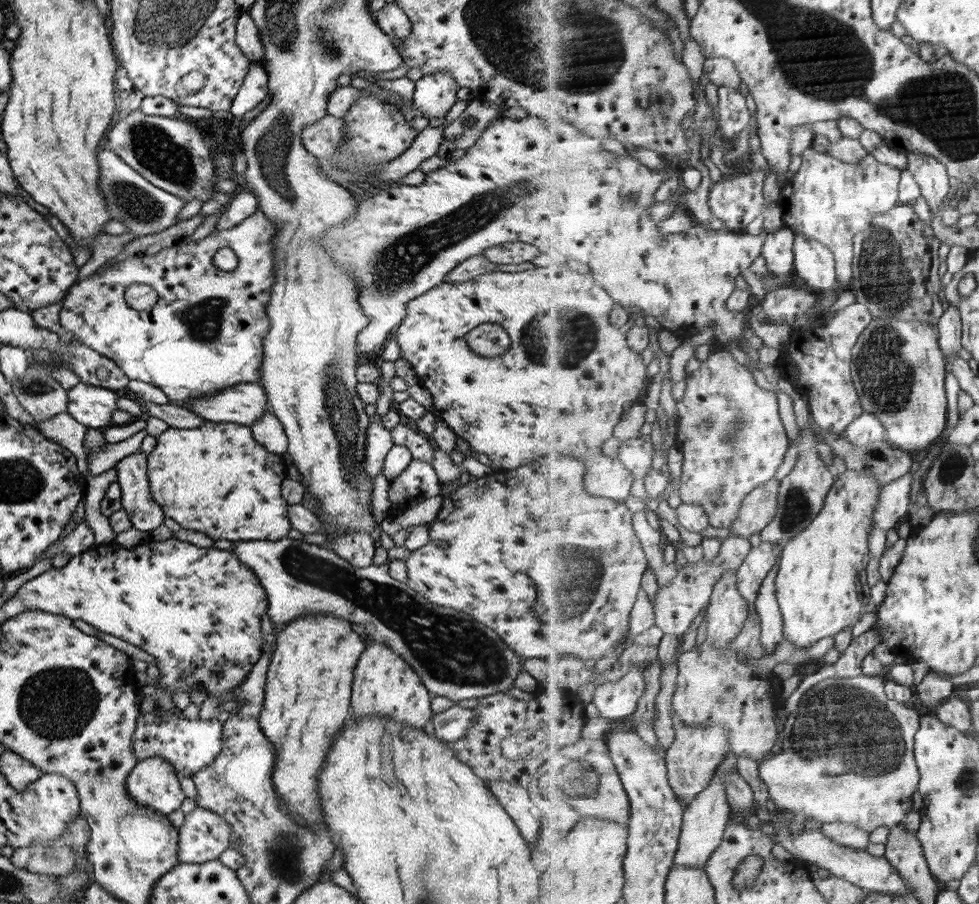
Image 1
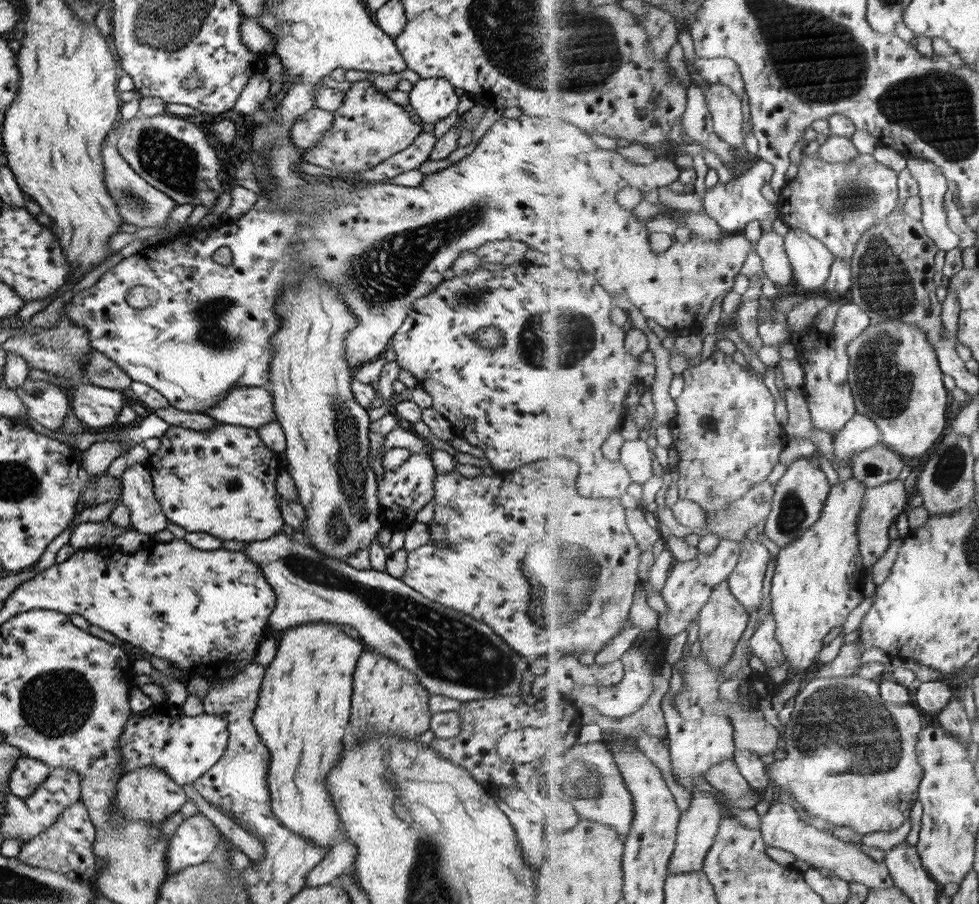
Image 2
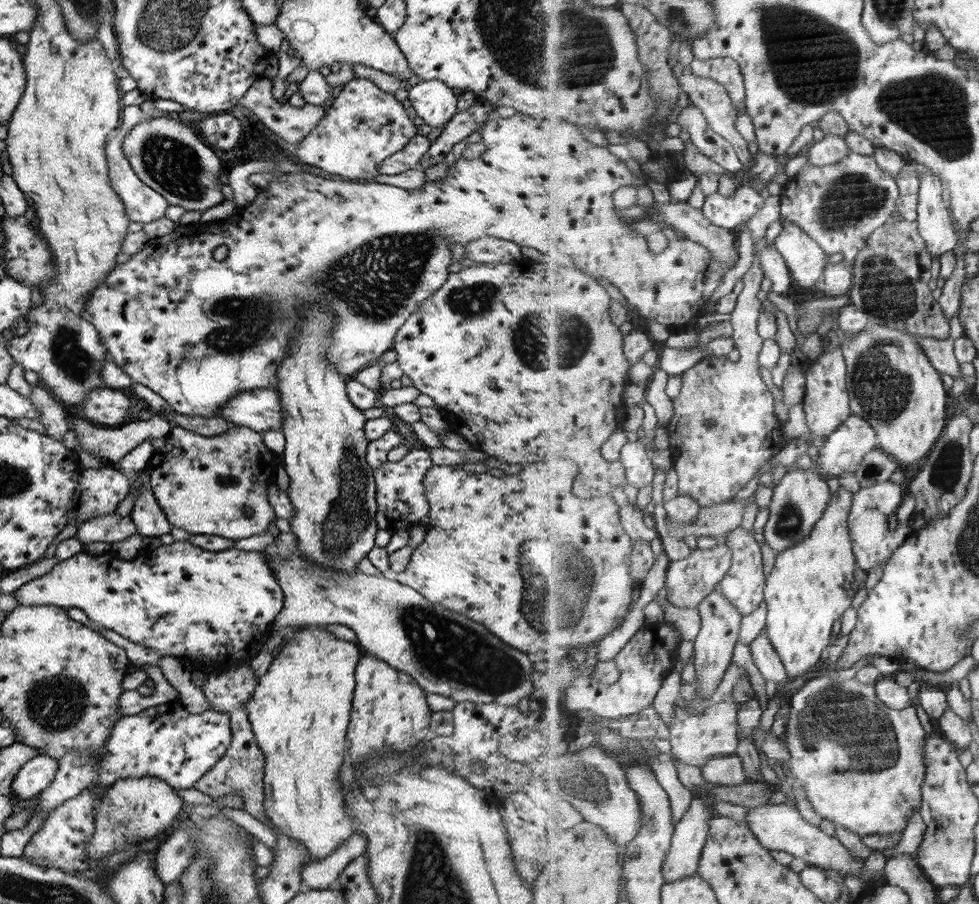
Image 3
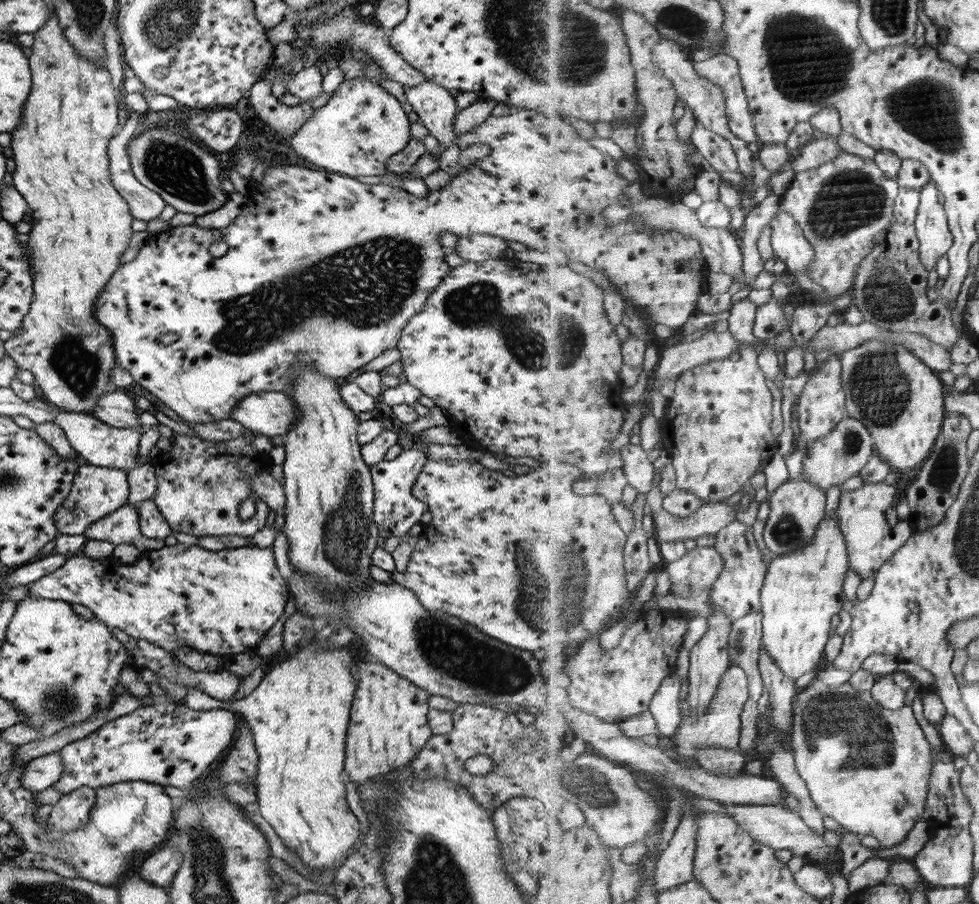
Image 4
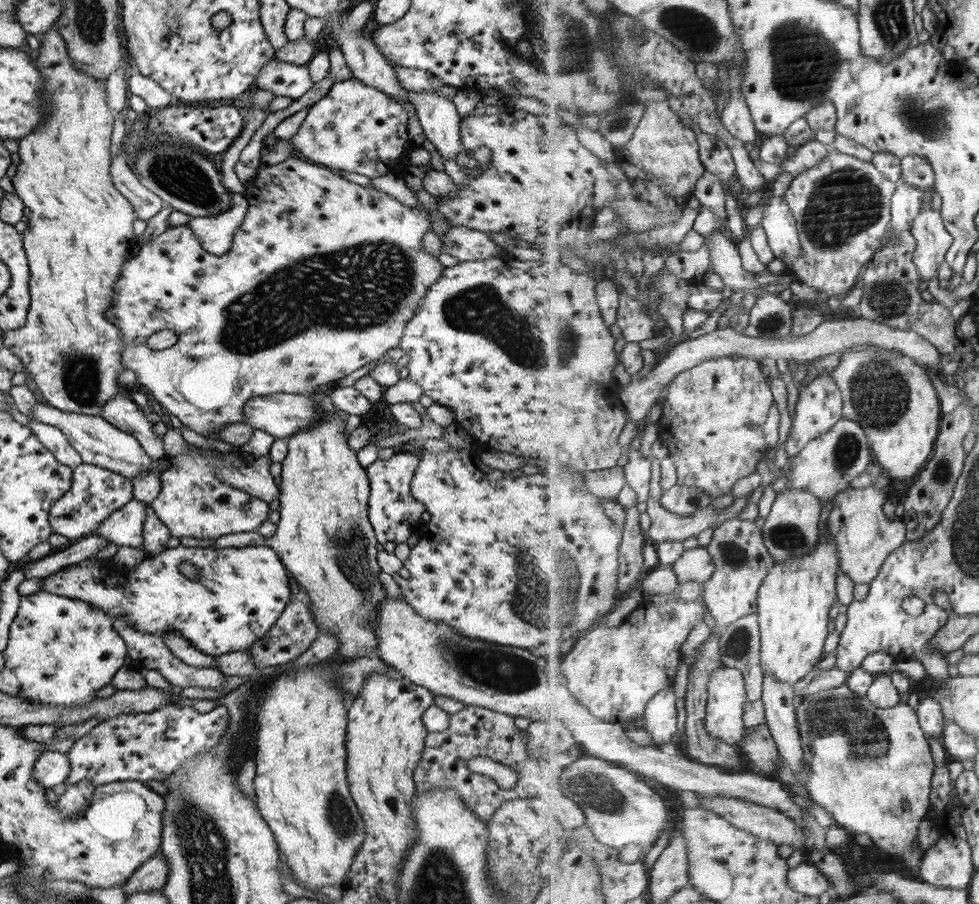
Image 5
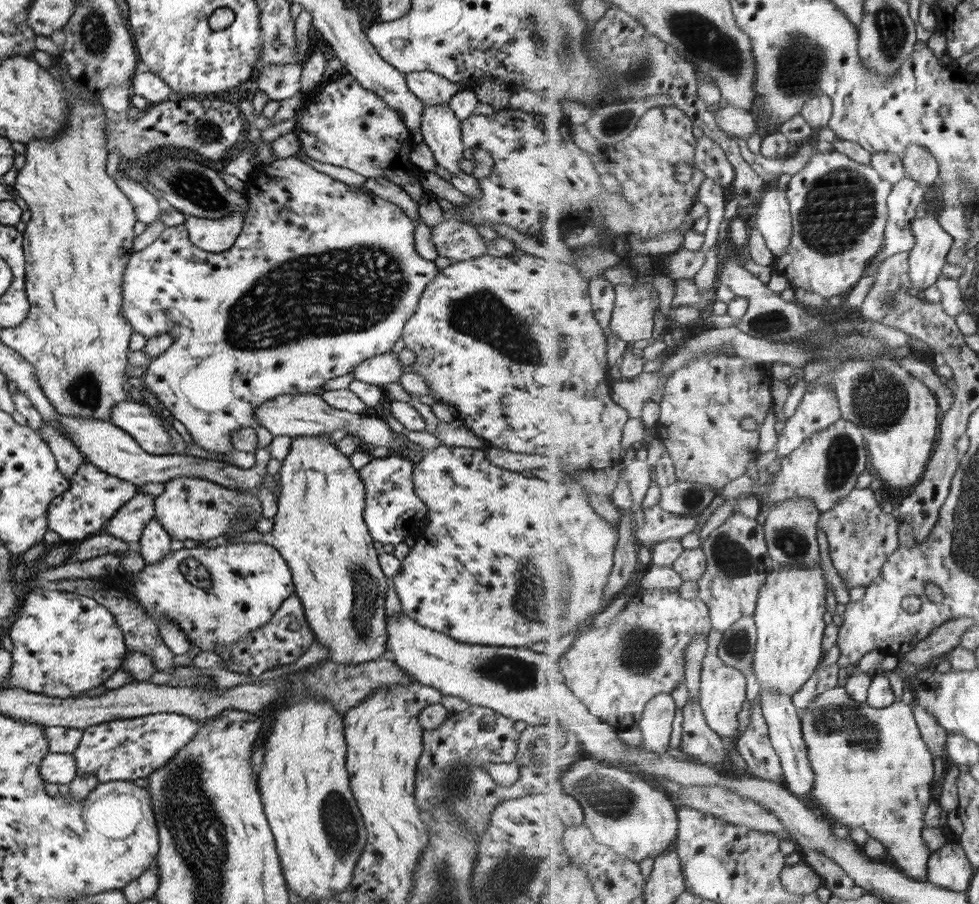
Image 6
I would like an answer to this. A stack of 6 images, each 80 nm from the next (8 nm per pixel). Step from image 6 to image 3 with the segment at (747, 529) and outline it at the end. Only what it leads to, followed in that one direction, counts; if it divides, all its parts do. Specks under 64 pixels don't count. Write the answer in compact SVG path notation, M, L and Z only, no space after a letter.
M741 527L722 540L733 549L734 557L729 572L717 589L737 606L741 614L744 614L744 616L751 614L761 606L761 602L765 601L766 579L765 570L763 570L761 545L755 540L753 531L747 531Z

